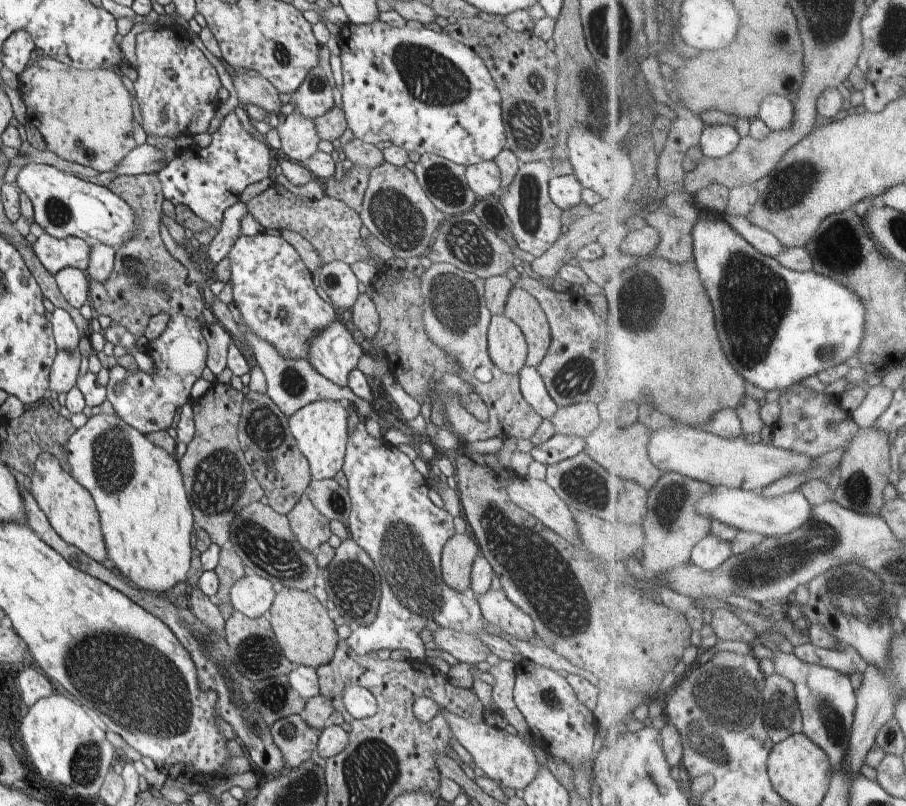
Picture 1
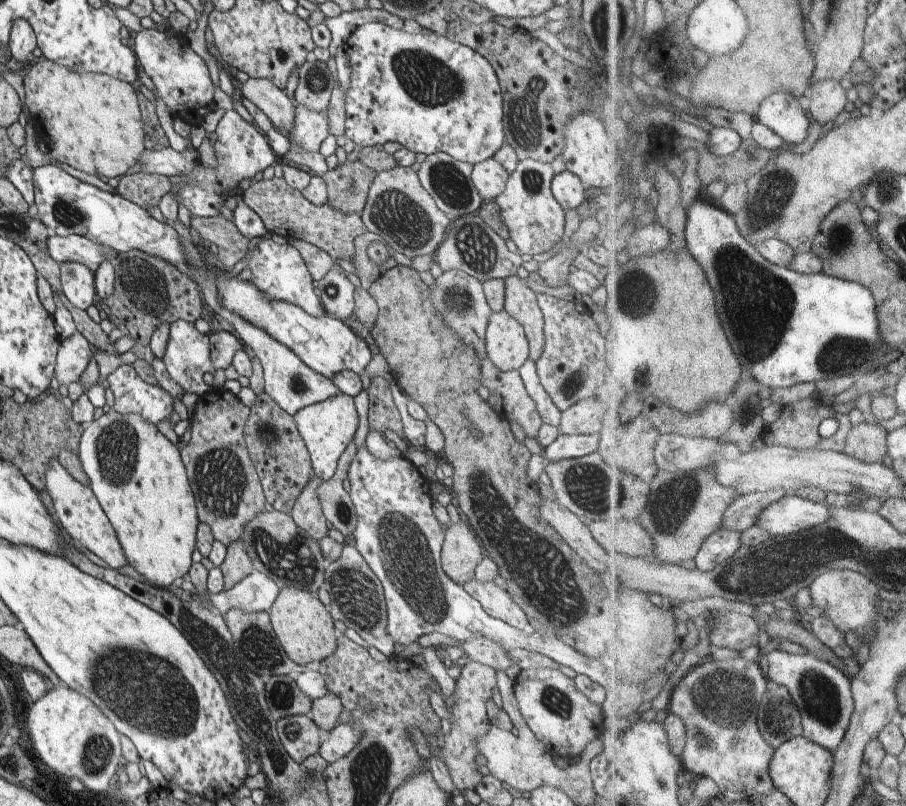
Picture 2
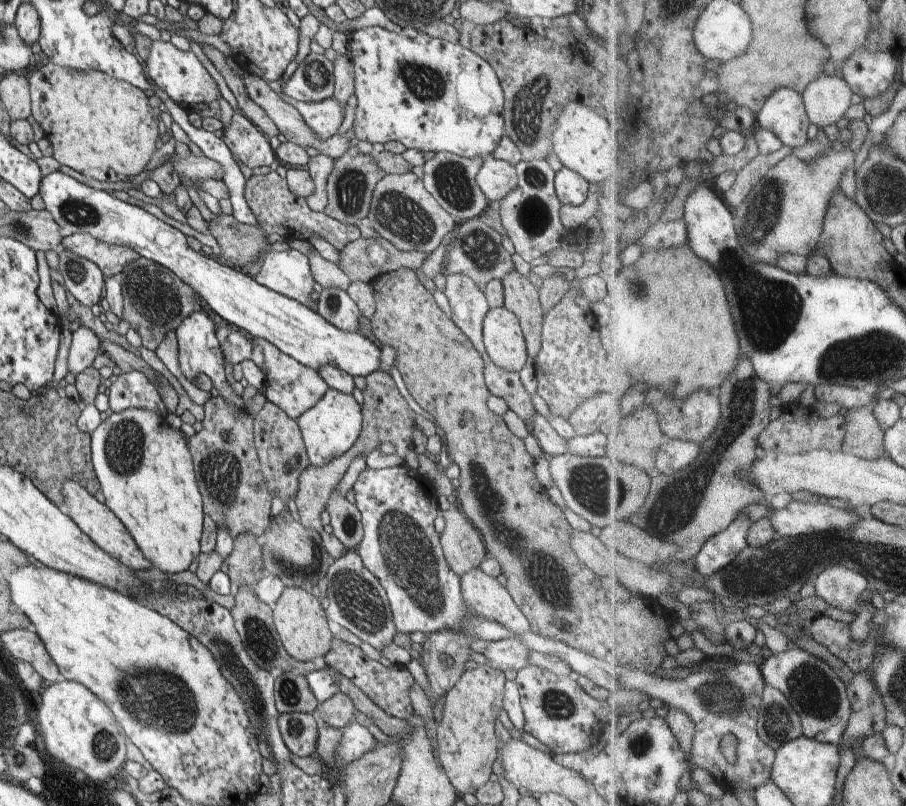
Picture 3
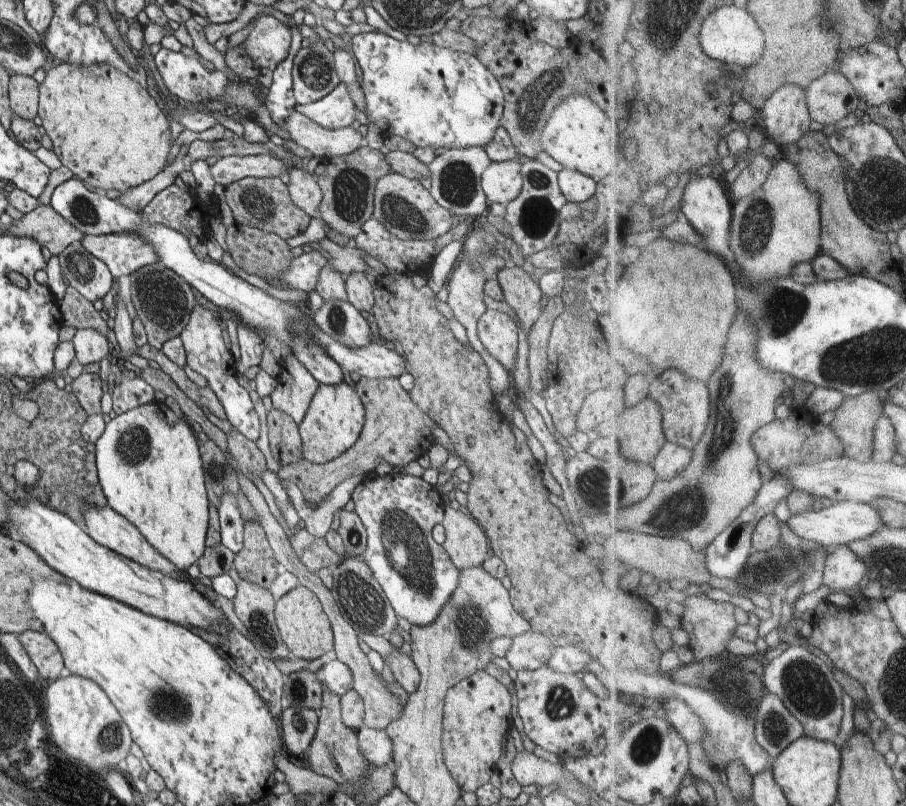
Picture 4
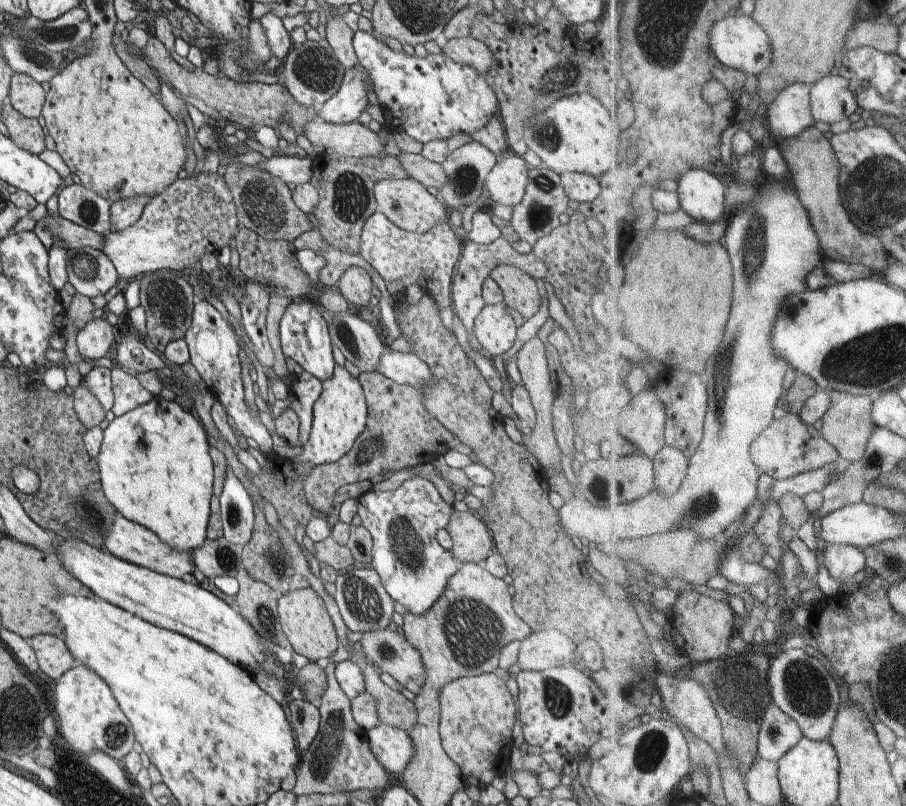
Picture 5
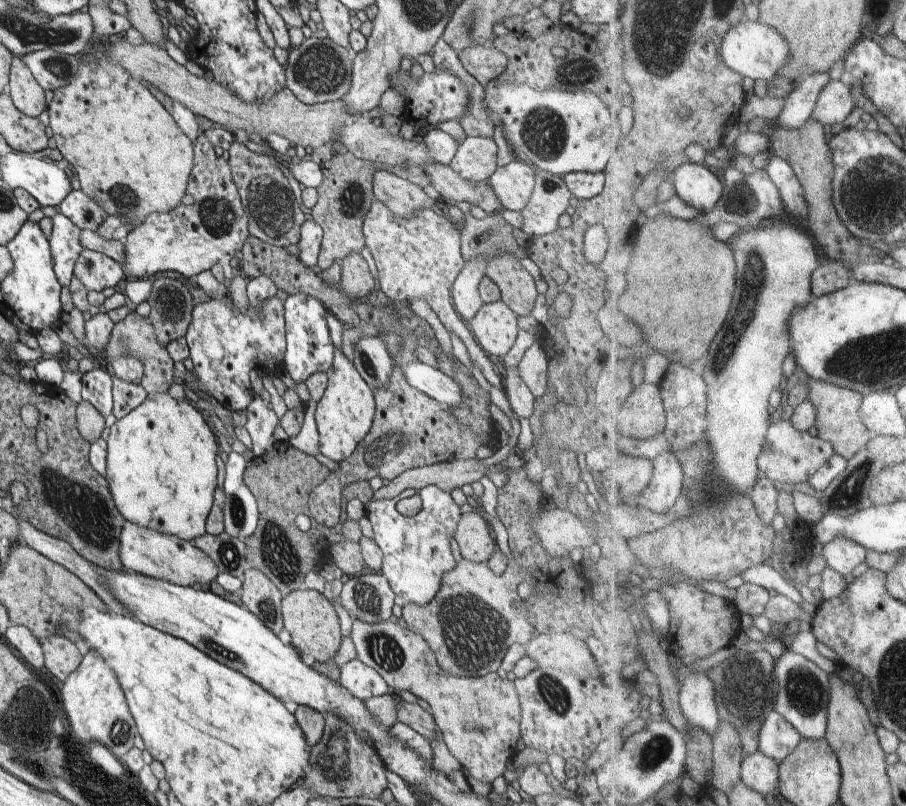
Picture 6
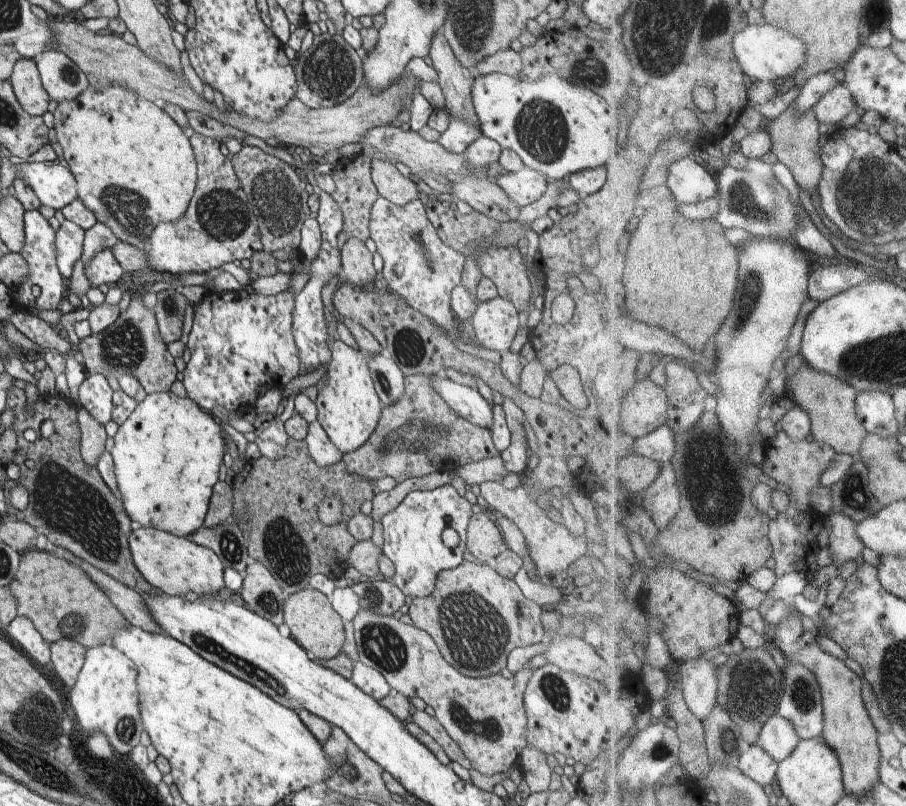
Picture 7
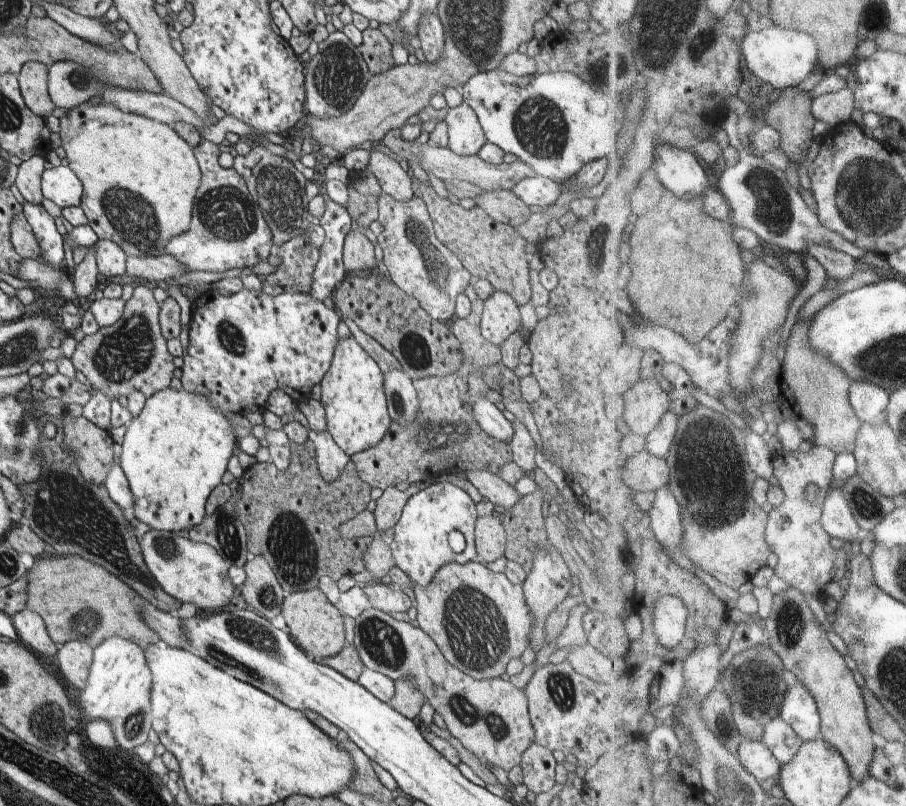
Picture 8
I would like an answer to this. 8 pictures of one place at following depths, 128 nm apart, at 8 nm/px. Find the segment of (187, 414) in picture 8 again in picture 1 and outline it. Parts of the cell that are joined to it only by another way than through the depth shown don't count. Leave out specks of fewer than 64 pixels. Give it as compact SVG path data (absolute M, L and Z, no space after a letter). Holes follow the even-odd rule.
M116 414L92 415L66 443L69 472L94 498L98 508L104 544L110 562L140 590L164 594L178 582L187 581L191 567L191 532L195 526L192 506L184 488L179 461L160 446L148 440L146 434L126 424Z

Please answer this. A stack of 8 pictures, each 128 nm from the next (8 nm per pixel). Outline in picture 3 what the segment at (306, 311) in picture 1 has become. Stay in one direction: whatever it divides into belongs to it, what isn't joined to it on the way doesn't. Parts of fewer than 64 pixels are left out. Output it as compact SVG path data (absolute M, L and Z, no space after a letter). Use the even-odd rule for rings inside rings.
M296 249L283 252L274 250L261 259L263 262L260 272L253 278L258 284L314 310L316 303L310 300L310 293L316 282L310 270L308 256Z

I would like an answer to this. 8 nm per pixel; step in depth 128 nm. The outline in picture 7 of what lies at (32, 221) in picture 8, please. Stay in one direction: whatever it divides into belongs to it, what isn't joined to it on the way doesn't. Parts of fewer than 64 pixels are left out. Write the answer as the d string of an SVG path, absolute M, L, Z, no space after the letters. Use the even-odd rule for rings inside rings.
M38 209L25 210L24 212L24 246L20 250L22 258L29 263L30 276L17 286L12 293L12 297L17 302L19 311L25 308L34 308L34 310L55 310L62 300L62 294L66 285L56 260L56 232L50 226L50 223L39 212Z

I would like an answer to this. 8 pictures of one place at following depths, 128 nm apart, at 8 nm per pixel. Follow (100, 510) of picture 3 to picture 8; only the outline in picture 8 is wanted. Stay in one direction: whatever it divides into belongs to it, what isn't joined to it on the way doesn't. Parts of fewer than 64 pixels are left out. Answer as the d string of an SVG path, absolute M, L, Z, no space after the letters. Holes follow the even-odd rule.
M151 529L138 538L142 556L151 576L170 596L181 603L190 602L198 611L222 612L232 607L235 586L228 574L228 562L209 544L194 542L184 532Z

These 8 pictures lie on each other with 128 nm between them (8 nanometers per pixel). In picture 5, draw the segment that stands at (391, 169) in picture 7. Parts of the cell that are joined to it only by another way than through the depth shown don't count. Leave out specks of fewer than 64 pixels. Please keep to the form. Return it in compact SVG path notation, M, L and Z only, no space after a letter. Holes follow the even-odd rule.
M382 179L374 184L374 196L378 210L396 224L396 229L406 230L406 232L428 232L436 224L444 224L449 221L450 211L442 203L439 197L435 197L427 188L417 180L406 179Z

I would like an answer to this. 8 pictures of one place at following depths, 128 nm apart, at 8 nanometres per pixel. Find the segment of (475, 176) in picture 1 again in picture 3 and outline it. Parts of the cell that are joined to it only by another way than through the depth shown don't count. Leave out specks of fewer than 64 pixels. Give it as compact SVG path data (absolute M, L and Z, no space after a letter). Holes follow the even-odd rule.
M488 156L476 175L476 182L488 202L498 202L518 186L517 171L509 162Z

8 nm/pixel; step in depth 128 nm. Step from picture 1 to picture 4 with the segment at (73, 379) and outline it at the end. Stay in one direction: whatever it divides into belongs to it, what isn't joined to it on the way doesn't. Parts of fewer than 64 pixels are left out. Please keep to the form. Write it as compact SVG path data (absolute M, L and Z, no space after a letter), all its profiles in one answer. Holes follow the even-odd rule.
M94 328L77 329L72 342L75 357L83 366L90 364L90 362L99 362L105 357L113 358L111 339L102 336Z

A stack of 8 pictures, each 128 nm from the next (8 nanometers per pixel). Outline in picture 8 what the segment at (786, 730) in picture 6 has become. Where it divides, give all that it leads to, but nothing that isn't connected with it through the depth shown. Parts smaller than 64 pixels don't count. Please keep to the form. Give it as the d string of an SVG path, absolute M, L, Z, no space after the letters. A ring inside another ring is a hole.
M780 716L769 724L764 741L770 745L770 748L774 750L774 754L785 765L800 752L807 740L798 734L798 731L790 722Z

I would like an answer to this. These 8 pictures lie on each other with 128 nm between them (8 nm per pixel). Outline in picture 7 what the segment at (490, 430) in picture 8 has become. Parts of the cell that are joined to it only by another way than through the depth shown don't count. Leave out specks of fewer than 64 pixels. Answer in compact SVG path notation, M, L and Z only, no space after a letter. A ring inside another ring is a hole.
M430 375L430 386L460 417L480 428L492 428L493 408L478 390L463 386L443 375Z

